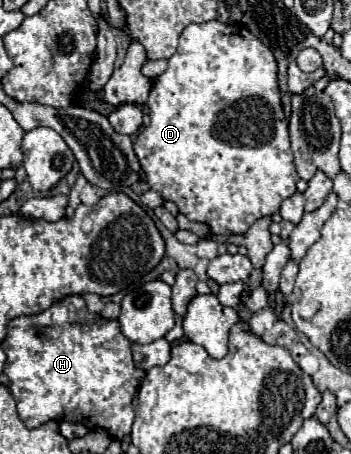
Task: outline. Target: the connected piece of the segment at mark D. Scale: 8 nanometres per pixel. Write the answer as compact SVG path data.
M220 21L188 25L180 35L178 51L168 59L168 69L154 81L146 105L150 109L150 113L148 113L150 125L138 133L138 137L134 141L134 151L146 173L146 181L148 181L150 189L158 191L166 201L174 201L178 205L180 213L186 215L190 221L208 225L212 235L244 235L254 221L274 213L284 199L288 199L292 193L296 193L296 181L300 177L294 169L294 157L292 157L290 139L288 139L288 123L284 119L284 111L280 105L280 89L278 89L278 81L276 81L276 59L266 45L262 45L256 37L252 37L252 33L248 33L248 29L244 29L244 25L224 25Z

